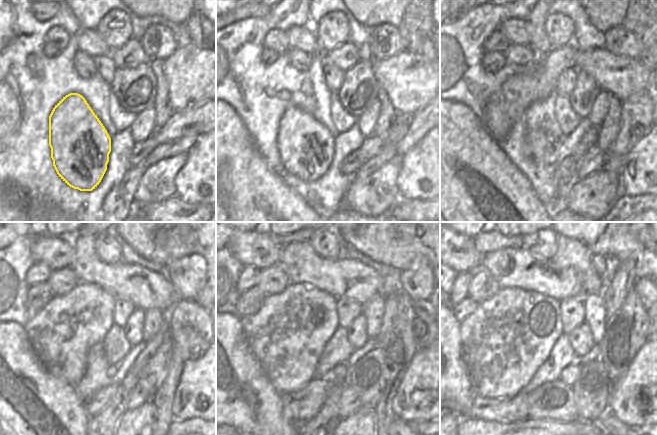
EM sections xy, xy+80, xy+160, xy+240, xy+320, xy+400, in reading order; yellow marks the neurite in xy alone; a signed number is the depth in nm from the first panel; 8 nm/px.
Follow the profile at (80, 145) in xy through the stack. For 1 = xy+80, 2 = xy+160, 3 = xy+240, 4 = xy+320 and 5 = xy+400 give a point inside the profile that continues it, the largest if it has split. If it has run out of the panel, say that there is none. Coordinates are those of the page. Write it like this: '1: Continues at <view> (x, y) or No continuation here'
1: Continues at xy+80 (306, 147)
2: Continues at xy+160 (543, 146)
3: Continues at xy+240 (112, 369)
4: Continues at xy+320 (339, 371)
5: Continues at xy+400 (569, 375).

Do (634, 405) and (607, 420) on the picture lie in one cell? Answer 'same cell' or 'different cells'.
different cells

